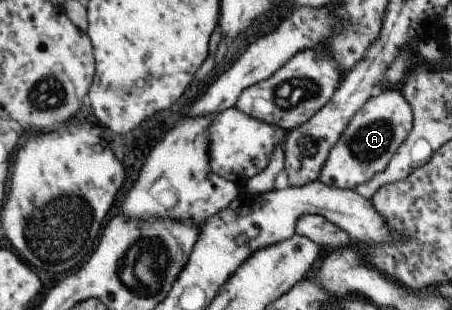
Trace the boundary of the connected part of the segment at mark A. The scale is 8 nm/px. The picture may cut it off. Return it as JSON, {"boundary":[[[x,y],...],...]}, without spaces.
{"boundary":[[[399,88],[372,94],[351,117],[339,138],[329,149],[318,174],[318,181],[338,189],[351,189],[367,182],[371,175],[381,172],[395,154],[412,127],[412,110]]]}

